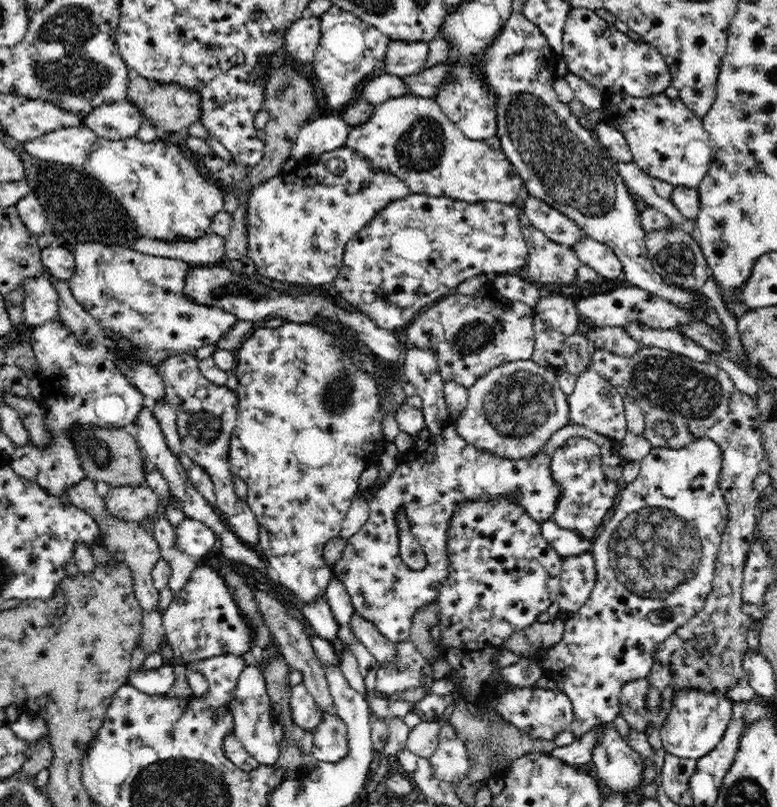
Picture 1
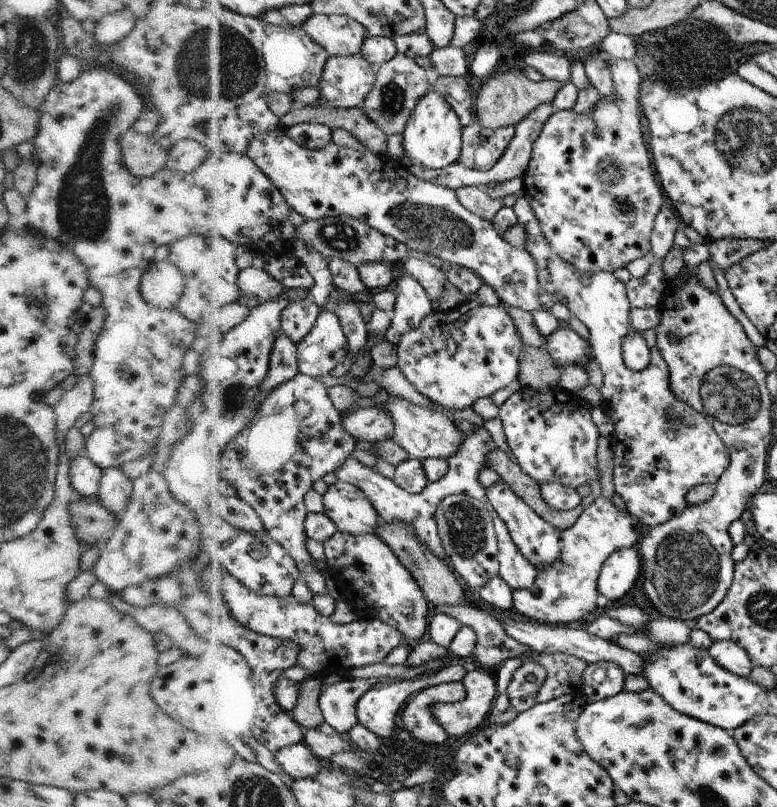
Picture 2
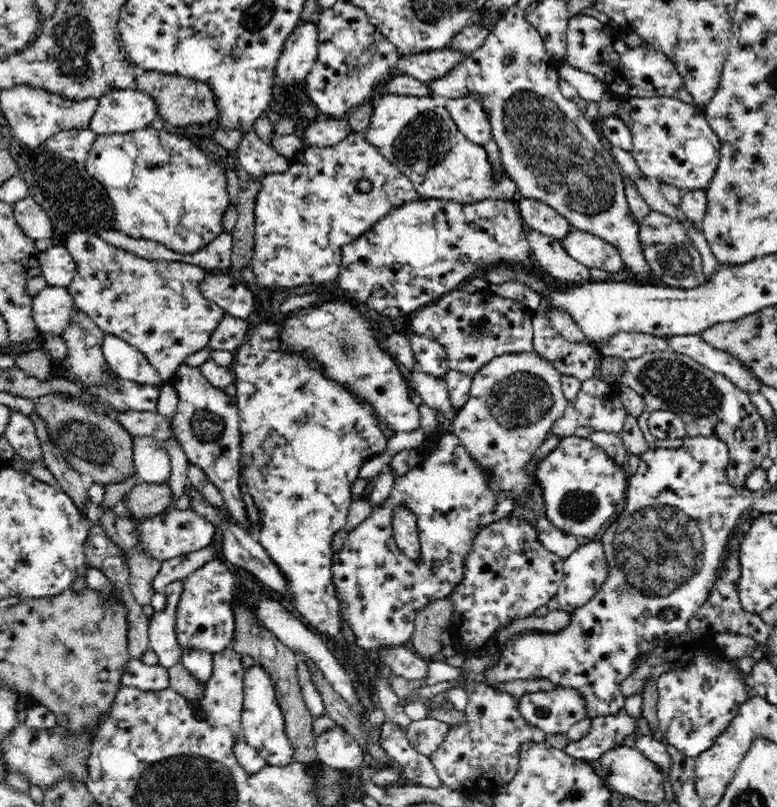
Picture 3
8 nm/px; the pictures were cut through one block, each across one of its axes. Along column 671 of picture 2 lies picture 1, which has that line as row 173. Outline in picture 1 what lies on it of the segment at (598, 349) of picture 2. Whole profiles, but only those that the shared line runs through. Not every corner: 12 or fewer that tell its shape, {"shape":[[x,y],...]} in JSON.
{"shape":[[432,98],[375,106],[344,148],[410,193],[511,204],[513,163]]}

